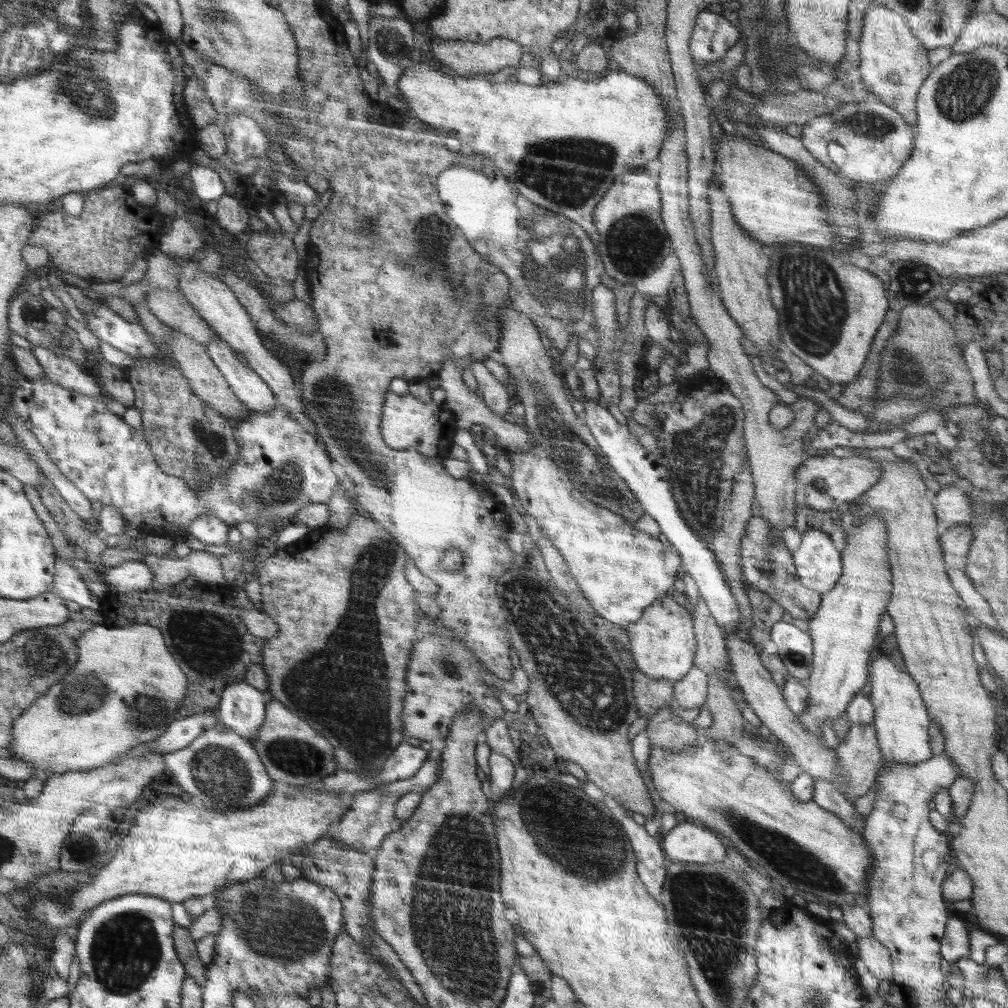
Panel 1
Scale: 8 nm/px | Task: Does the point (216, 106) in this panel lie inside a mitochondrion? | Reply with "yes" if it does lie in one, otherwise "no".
no

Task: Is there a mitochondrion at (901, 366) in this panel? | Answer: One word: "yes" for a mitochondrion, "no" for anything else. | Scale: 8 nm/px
yes

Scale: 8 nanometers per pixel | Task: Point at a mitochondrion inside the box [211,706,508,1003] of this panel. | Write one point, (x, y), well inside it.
(287, 930)

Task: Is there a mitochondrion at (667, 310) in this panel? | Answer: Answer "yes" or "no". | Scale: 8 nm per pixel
no

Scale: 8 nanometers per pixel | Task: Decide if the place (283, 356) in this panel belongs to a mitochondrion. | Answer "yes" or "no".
no

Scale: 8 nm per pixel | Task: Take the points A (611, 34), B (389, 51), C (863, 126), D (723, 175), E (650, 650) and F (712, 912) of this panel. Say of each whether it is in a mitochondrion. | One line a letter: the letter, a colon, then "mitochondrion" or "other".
A: other
B: mitochondrion
C: mitochondrion
D: other
E: other
F: mitochondrion

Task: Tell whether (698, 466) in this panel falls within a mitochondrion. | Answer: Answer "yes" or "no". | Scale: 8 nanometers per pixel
yes

